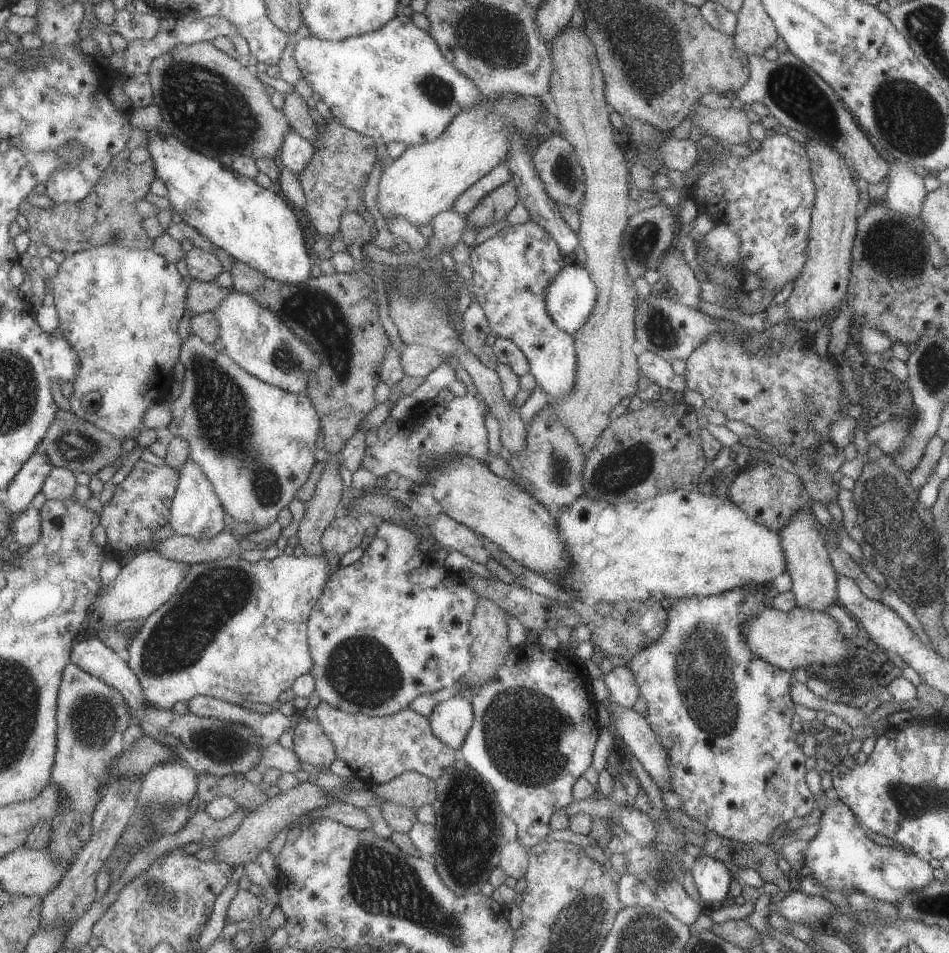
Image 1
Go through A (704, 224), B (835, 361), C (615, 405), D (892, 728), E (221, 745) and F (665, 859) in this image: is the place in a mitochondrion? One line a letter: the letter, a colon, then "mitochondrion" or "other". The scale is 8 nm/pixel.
A: other
B: other
C: other
D: other
E: mitochondrion
F: mitochondrion

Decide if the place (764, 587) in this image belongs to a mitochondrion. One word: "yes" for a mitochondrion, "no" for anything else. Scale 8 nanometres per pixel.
no

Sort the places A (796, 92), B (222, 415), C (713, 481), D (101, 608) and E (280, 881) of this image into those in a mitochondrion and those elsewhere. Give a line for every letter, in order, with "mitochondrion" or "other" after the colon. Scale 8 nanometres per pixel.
A: mitochondrion
B: mitochondrion
C: other
D: other
E: other

